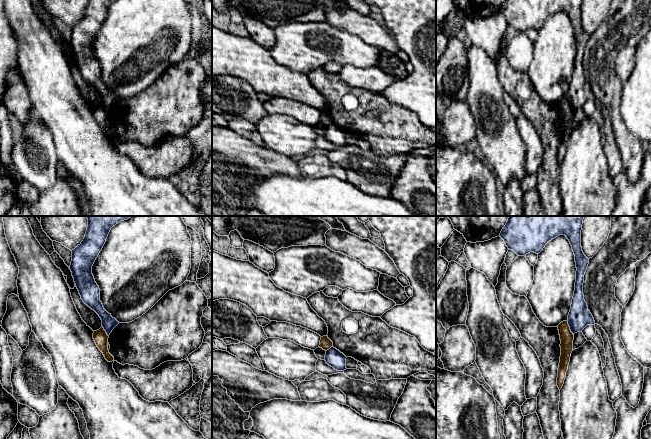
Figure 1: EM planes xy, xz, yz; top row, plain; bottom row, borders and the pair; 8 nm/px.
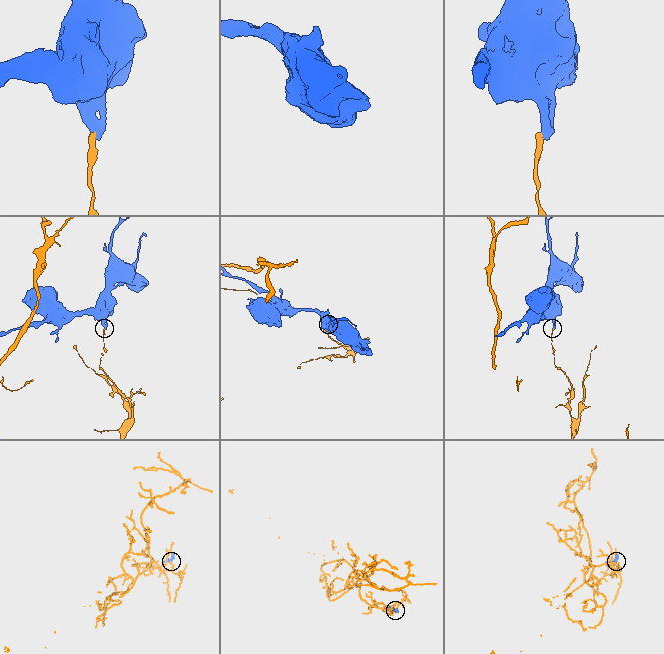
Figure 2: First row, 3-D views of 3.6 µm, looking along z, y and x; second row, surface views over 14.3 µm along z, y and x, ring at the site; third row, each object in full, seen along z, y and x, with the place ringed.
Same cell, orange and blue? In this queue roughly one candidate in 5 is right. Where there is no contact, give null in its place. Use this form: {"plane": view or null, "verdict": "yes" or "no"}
{"plane": "yz", "verdict": "no"}

